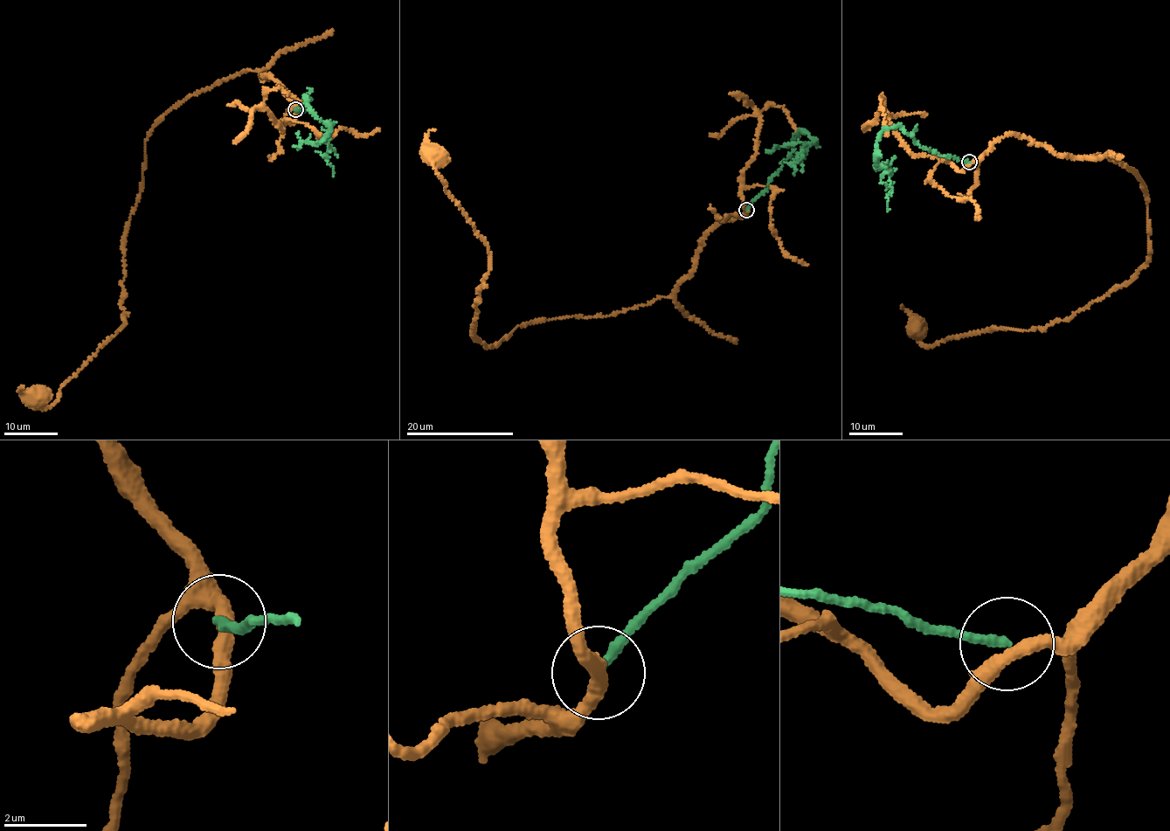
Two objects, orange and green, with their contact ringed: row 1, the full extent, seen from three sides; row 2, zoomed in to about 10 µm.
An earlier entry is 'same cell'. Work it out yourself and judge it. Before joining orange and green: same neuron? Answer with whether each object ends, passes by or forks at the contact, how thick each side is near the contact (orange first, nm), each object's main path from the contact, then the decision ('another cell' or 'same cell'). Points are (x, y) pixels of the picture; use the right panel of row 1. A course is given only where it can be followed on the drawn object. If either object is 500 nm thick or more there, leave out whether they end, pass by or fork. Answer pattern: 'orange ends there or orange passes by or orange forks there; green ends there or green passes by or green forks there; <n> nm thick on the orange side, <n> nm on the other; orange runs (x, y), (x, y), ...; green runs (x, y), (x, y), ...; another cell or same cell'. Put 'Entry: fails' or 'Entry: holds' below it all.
orange passes by; green ends there; 320 nm thick on the orange side, 240 nm on the other; orange runs (969, 163), (1015, 135), (1136, 170), (1148, 263), (1042, 328), (993, 328), (927, 347), (917, 324); green runs (969, 162), (886, 128), (876, 159), (886, 169), (888, 212); another cell
Entry: fails

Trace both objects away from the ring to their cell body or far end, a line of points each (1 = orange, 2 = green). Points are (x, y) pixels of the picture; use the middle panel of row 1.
1: (746, 210), (713, 228), (669, 294), (530, 322), (487, 348), (472, 325), (488, 247), (434, 154)
2: (747, 210), (768, 187), (799, 132), (806, 132), (813, 143), (793, 166), (796, 170), (792, 175)

